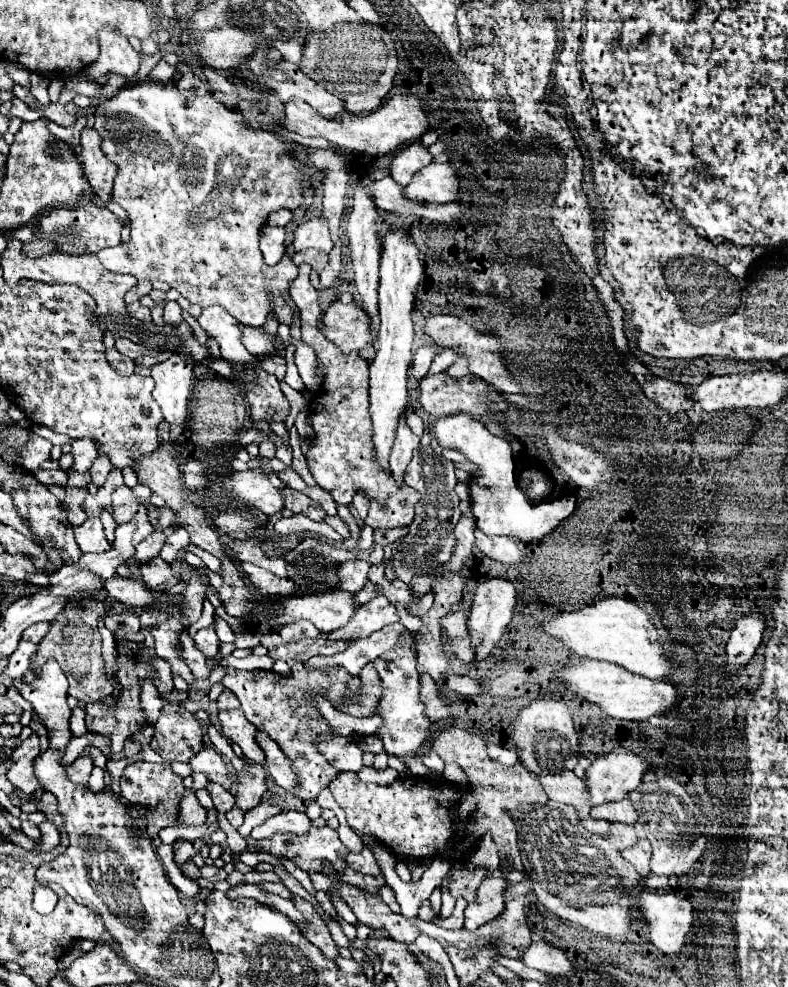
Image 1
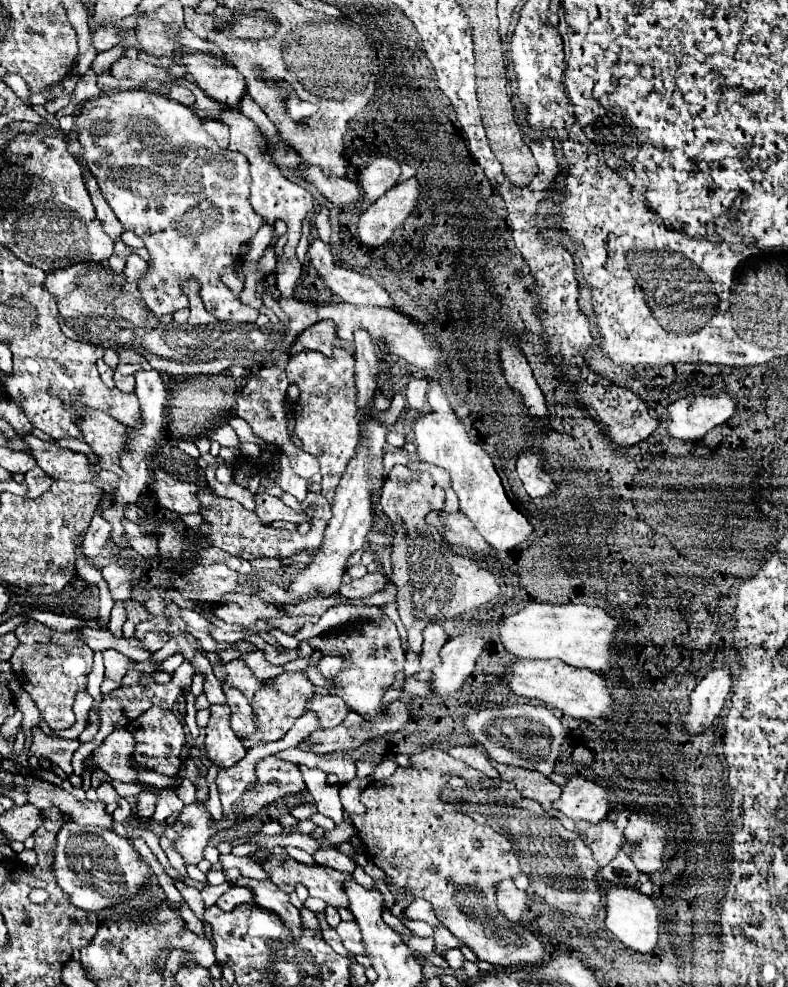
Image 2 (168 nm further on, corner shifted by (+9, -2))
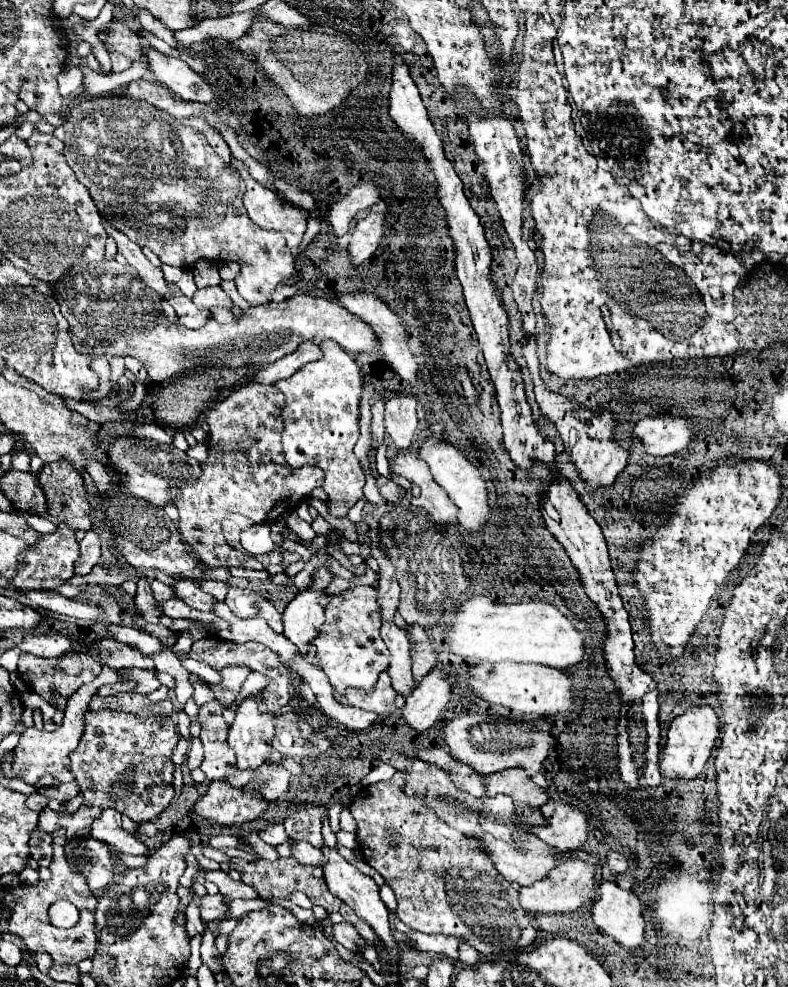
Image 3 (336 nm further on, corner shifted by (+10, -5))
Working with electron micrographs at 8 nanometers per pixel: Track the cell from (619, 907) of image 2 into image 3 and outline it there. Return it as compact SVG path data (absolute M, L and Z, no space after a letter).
M615 881L601 883L599 899L591 907L591 915L597 929L623 947L639 947L643 943L645 919L641 901Z

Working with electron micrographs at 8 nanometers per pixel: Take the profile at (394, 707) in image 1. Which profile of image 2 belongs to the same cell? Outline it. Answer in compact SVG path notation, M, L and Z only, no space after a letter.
M380 616L376 620L362 620L362 622L350 622L342 628L328 630L324 634L318 634L314 638L308 638L308 644L312 650L328 654L342 654L342 658L352 662L352 668L340 670L340 674L332 678L324 678L318 670L316 662L310 662L306 668L306 674L312 682L316 682L318 688L326 688L332 694L340 696L352 710L356 710L364 720L378 720L384 716L380 710L380 700L388 686L394 682L394 674L402 670L404 666L404 652L400 648L400 636L396 630L396 624L388 616Z

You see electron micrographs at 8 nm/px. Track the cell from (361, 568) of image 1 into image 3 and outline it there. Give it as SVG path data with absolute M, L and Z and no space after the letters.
M151 581L151 589L153 589L153 595L159 599L159 601L167 601L171 597L175 597L175 589L171 585L165 585L161 581Z

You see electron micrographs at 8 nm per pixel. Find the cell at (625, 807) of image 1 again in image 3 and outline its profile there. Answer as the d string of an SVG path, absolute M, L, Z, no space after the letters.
M579 857L575 859L563 859L563 863L549 873L547 879L533 883L531 887L519 889L519 903L525 909L525 913L571 913L583 907L585 903L593 901L597 897L597 881L595 881L595 865L589 861L583 861Z

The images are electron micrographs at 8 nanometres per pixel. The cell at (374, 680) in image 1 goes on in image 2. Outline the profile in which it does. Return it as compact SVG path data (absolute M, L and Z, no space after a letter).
M316 692L312 700L306 702L306 712L314 712L318 716L320 728L334 728L342 724L348 714L348 706L342 698L336 698L332 692Z

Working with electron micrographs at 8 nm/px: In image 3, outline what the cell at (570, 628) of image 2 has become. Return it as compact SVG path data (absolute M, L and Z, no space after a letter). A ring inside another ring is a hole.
M471 597L461 605L451 623L451 651L475 661L505 659L515 663L539 663L555 669L579 665L585 655L585 633L575 629L571 619L557 607L541 601L503 605L487 597ZM475 653L481 657L475 657Z

